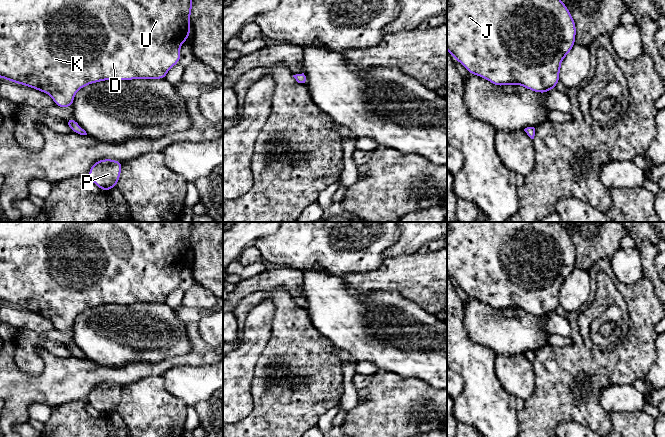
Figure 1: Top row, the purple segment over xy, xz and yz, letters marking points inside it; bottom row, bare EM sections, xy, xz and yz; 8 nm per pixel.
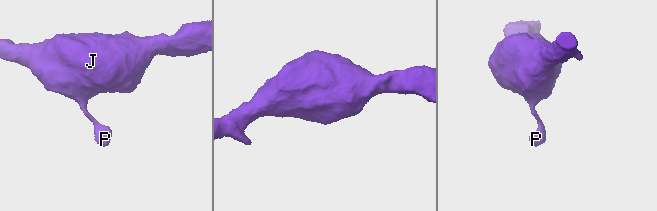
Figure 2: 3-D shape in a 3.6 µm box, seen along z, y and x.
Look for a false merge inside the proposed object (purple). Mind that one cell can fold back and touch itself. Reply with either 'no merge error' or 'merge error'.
no merge error

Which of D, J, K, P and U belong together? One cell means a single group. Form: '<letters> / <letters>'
D J K P U

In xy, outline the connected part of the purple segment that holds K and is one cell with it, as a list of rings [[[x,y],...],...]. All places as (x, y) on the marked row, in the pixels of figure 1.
[[[0,0],[0,77],[11,82],[25,85],[33,89],[39,90],[52,97],[54,104],[61,108],[68,108],[73,105],[74,97],[78,90],[83,87],[102,82],[104,80],[133,80],[133,79],[164,79],[168,71],[179,63],[181,58],[181,45],[190,36],[190,16],[192,11],[192,0]]]

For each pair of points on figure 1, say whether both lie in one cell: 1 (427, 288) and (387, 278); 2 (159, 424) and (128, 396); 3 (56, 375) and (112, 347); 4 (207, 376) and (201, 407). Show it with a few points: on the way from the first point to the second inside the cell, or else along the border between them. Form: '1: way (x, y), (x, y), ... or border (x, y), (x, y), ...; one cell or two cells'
1: way (417, 278), (397, 278); one cell
2: way (151, 416), (136, 401); one cell
3: border (87, 357), (100, 365), (110, 367); two cells
4: border (212, 394), (206, 400), (199, 401), (193, 406); two cells

